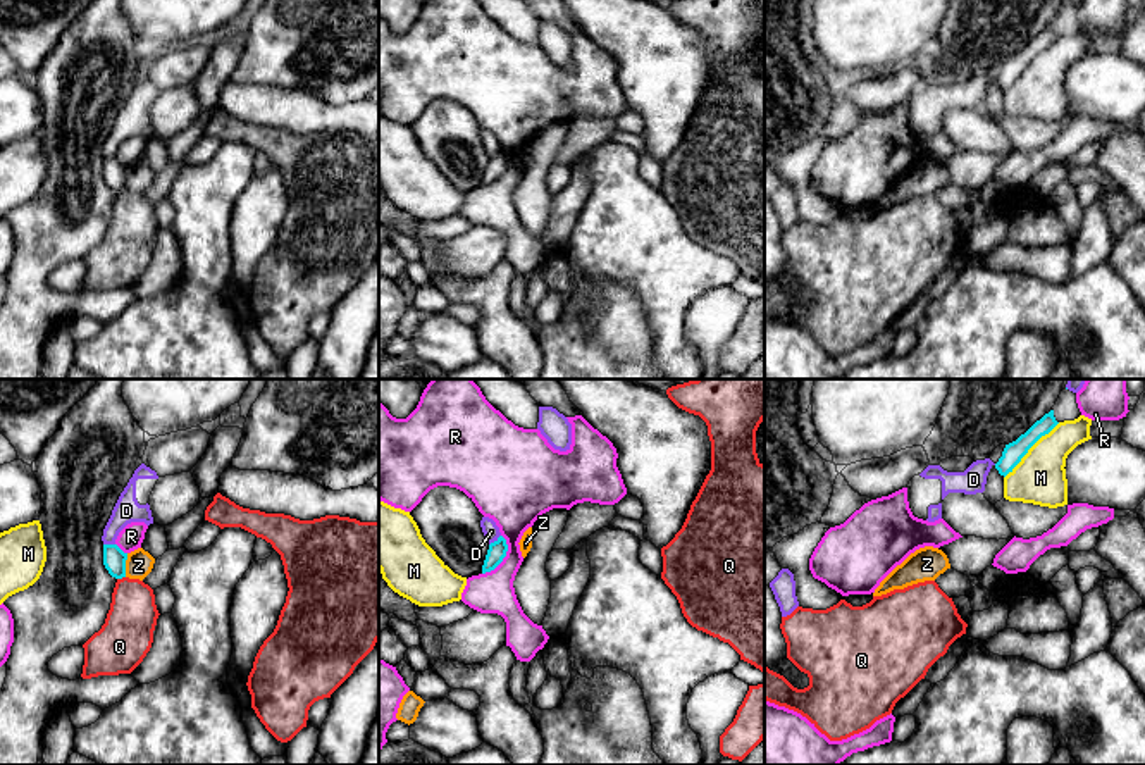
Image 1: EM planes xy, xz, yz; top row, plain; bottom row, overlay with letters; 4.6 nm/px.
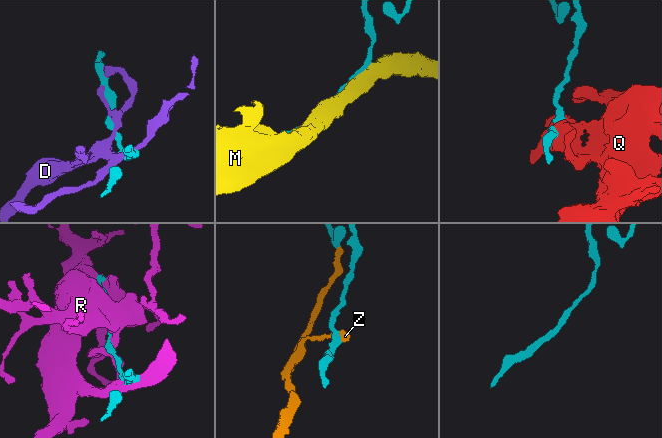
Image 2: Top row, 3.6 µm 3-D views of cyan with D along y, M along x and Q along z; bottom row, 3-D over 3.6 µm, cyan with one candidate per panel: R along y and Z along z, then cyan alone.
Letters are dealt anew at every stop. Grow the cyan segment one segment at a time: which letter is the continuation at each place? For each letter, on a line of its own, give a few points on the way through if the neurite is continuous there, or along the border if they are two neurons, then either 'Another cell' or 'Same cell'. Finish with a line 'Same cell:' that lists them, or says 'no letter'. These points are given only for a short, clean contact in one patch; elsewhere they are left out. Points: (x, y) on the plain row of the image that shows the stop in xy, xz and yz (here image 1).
D: Another cell
M: Another cell
Q: Another cell
R: Another cell
Z: Same cell
Same cell: Z

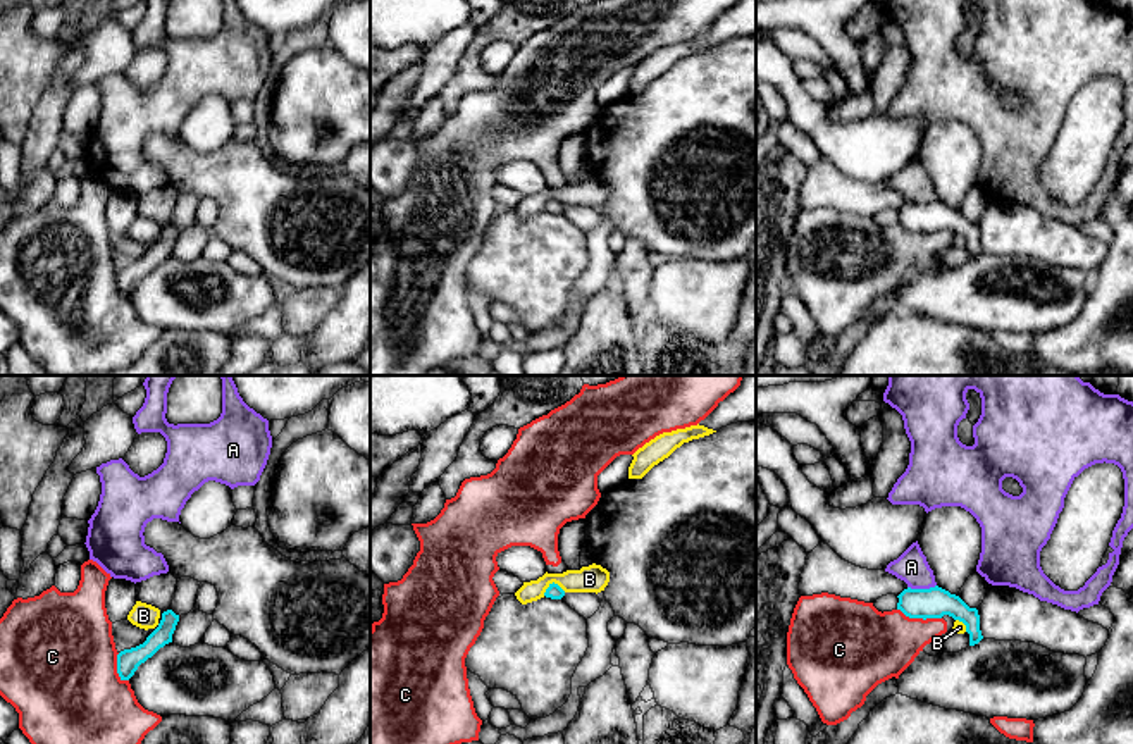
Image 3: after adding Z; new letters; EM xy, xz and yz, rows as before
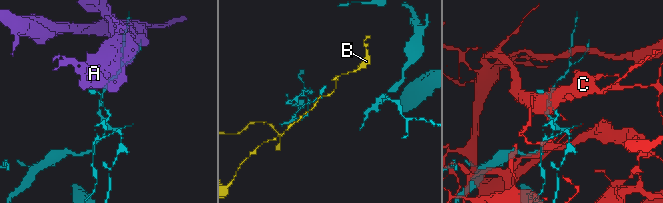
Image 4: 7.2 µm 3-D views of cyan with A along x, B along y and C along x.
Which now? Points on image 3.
A: Boundary: yz (935, 198), (908, 202). Another cell
B: Boundary: xz (565, 205), (553, 197), (543, 209). Another cell
C: Another cell
Same cell: no letter

